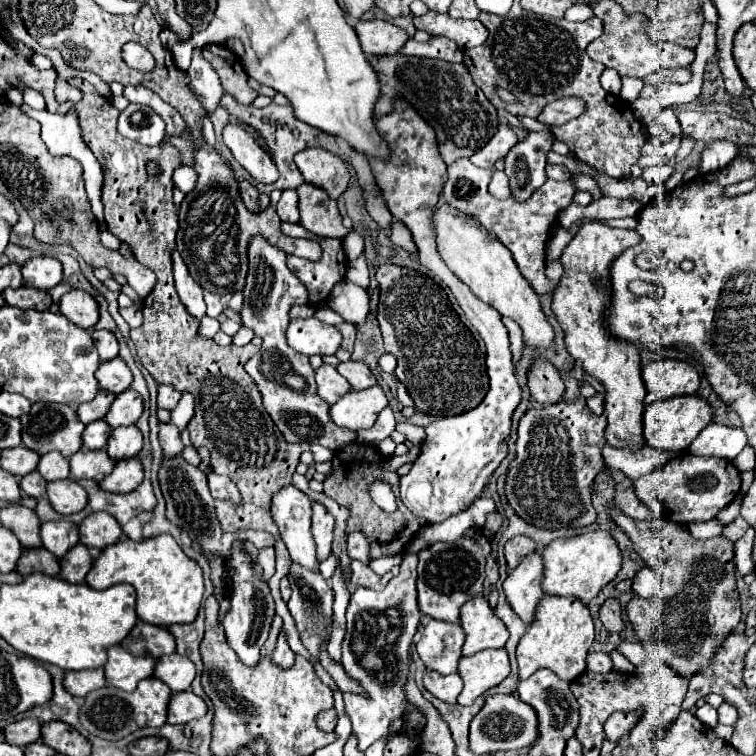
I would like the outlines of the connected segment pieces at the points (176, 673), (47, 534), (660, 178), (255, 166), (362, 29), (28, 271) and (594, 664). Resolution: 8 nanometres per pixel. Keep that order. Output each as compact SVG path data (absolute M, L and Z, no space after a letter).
M177 653L163 655L155 661L153 677L165 681L173 693L187 691L191 687L191 681L195 679L195 665Z
M71 521L41 523L41 543L55 557L63 557L73 545L79 543L79 527Z
M661 165L661 167L647 167L643 169L643 175L641 179L649 185L663 185L673 173L673 167L671 165Z
M229 123L223 129L223 143L231 149L233 157L239 165L257 181L257 183L275 183L279 179L279 171L265 149L261 149L239 123Z
M381 19L357 21L353 27L365 55L395 55L409 39L403 29Z
M31 257L23 265L23 285L49 291L63 279L61 261L55 257Z
M589 653L587 655L587 669L593 669L595 673L609 673L613 669L613 661L609 653Z

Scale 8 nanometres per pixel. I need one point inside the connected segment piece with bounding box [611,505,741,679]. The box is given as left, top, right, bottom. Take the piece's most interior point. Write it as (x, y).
(698, 604)

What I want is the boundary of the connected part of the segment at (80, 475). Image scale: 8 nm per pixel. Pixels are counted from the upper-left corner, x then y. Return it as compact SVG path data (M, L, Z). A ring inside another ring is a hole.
M105 449L99 451L79 451L75 455L69 457L69 469L73 463L73 477L75 479L93 479L93 481L101 481L105 475L111 473L115 461L105 453Z

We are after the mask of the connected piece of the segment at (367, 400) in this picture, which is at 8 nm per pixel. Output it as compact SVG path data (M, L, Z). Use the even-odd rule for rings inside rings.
M379 385L365 391L349 391L331 409L331 421L351 431L369 429L377 421L377 415L387 407L387 397Z

